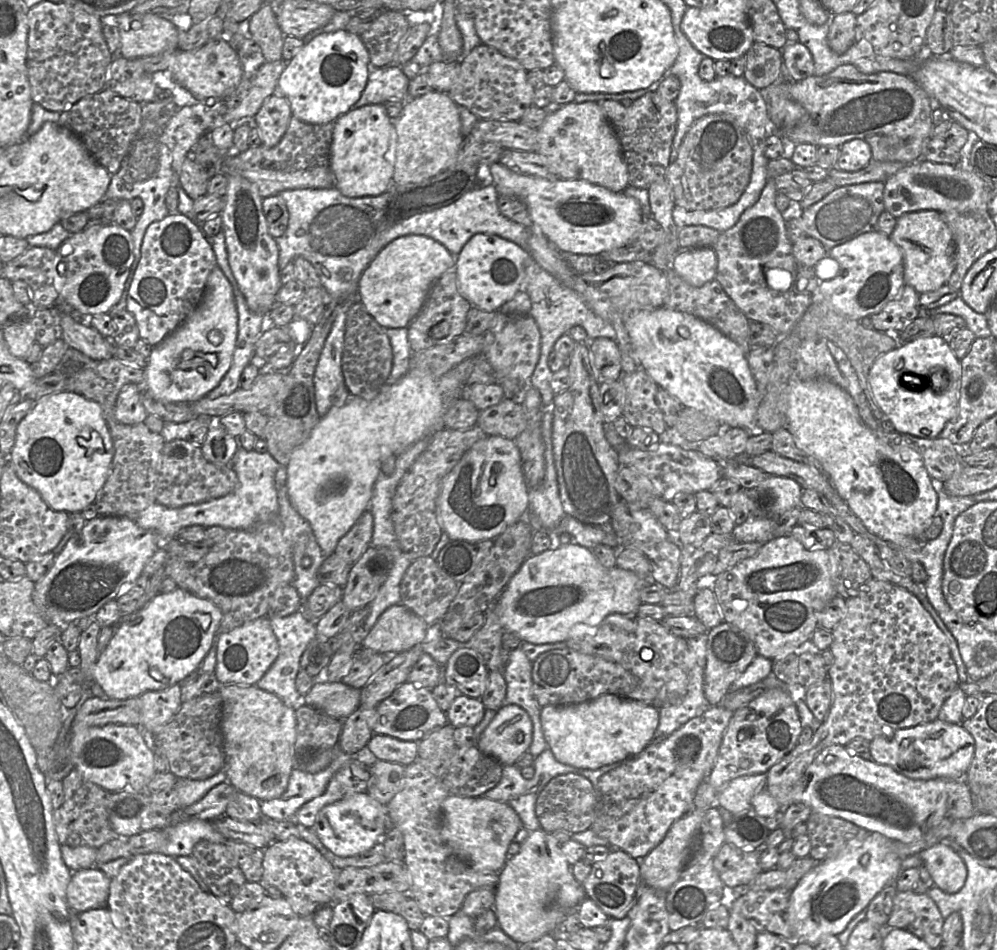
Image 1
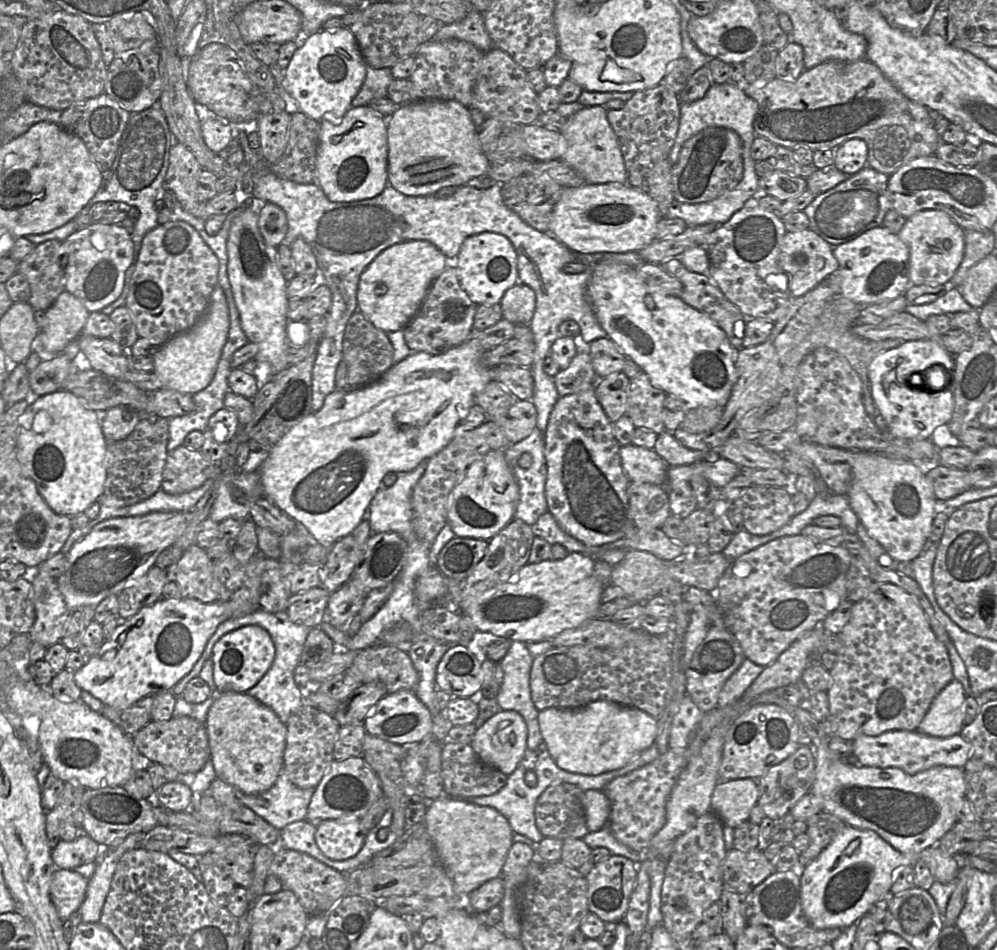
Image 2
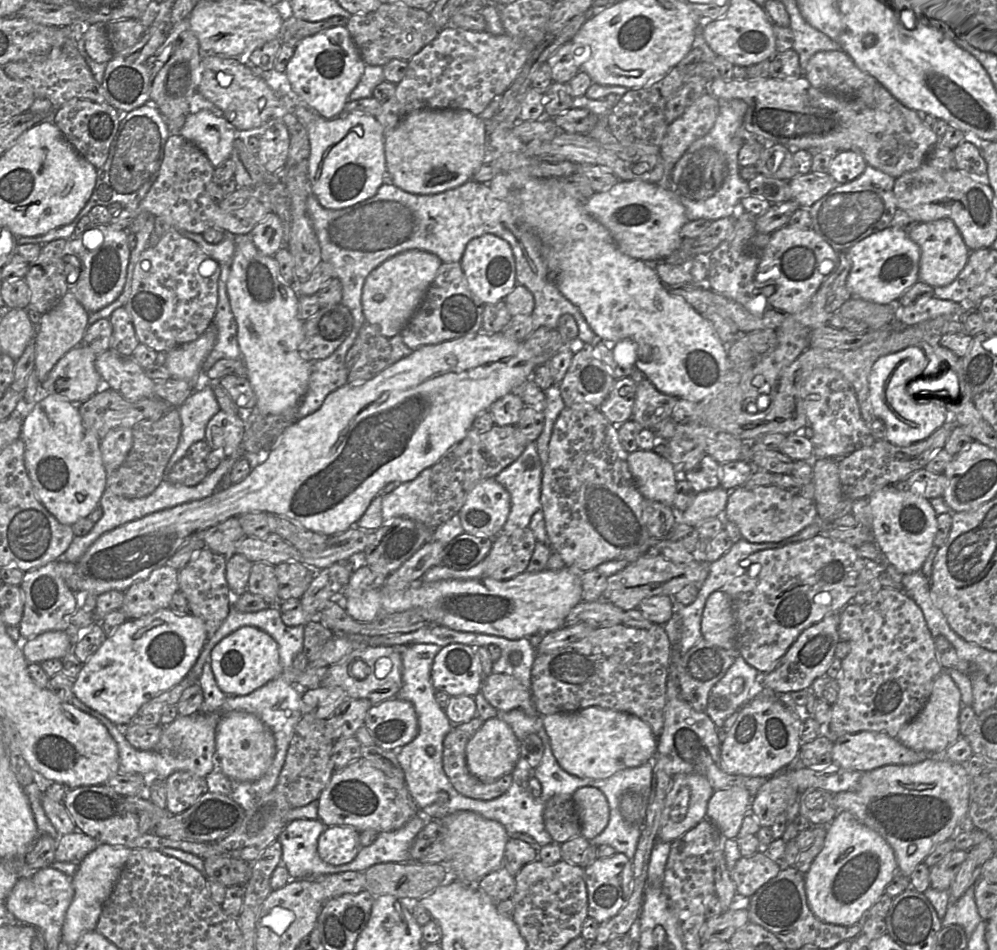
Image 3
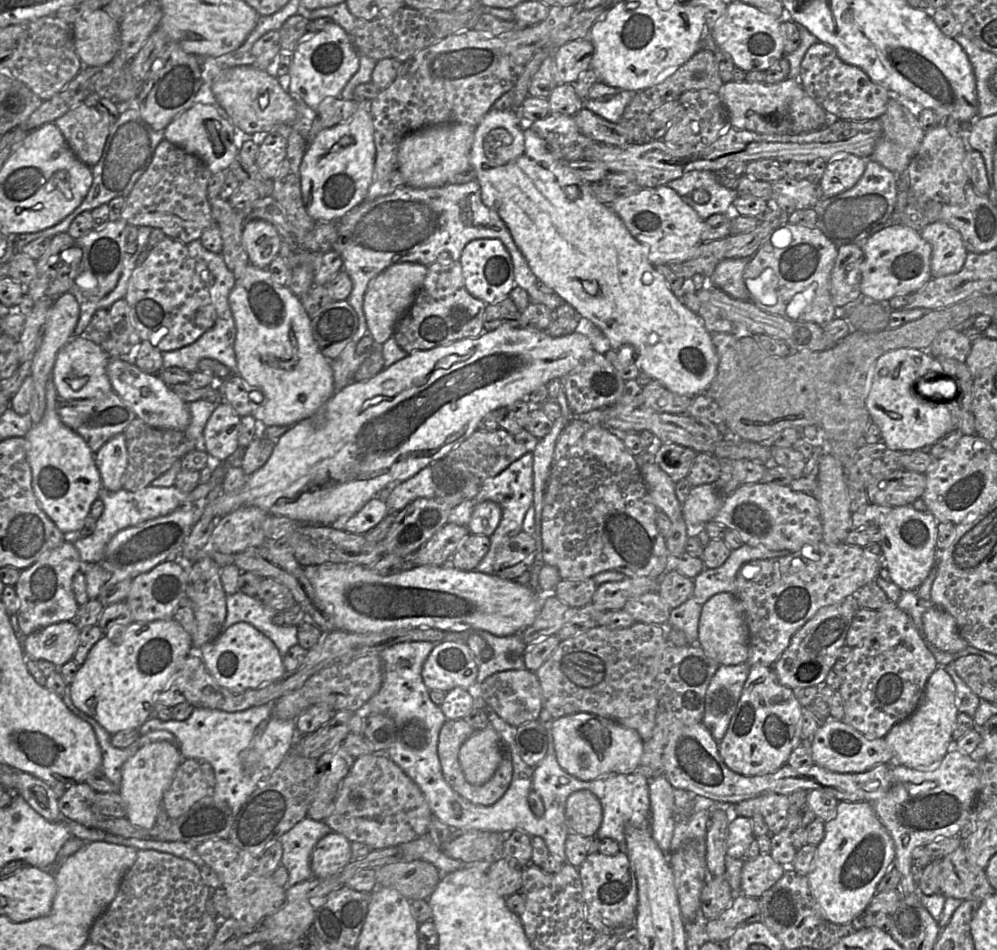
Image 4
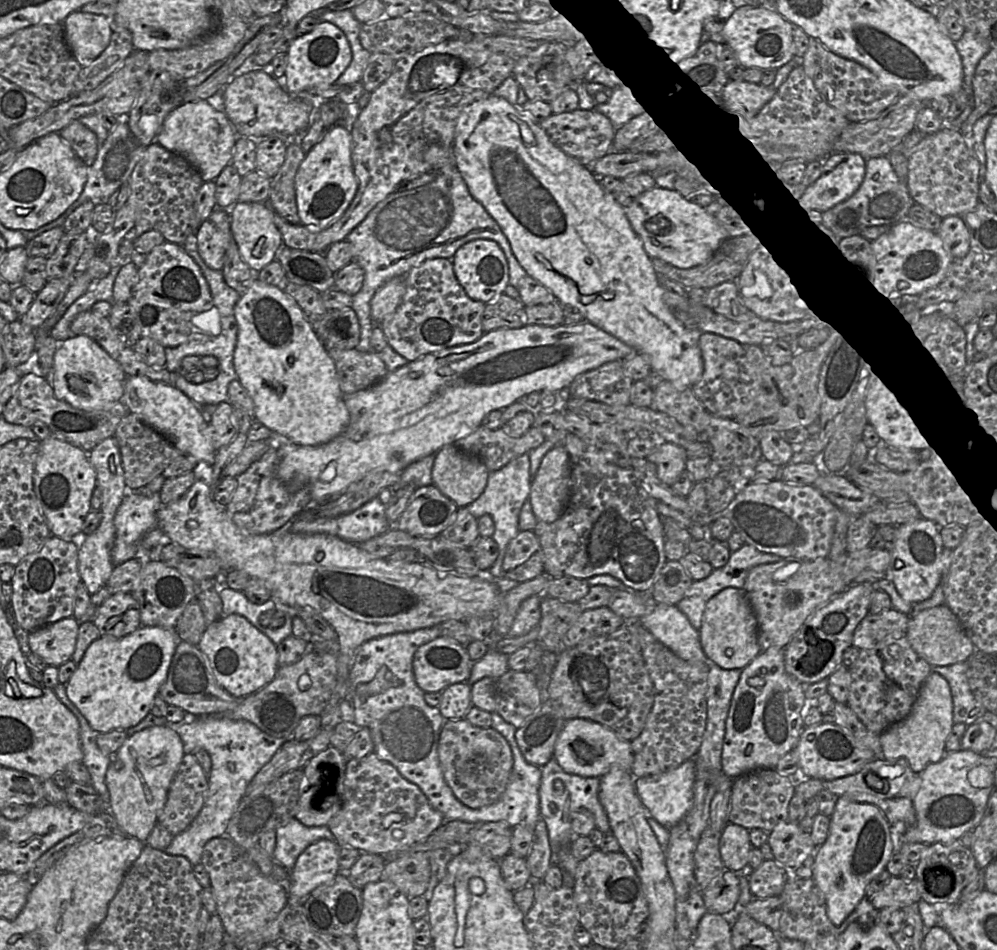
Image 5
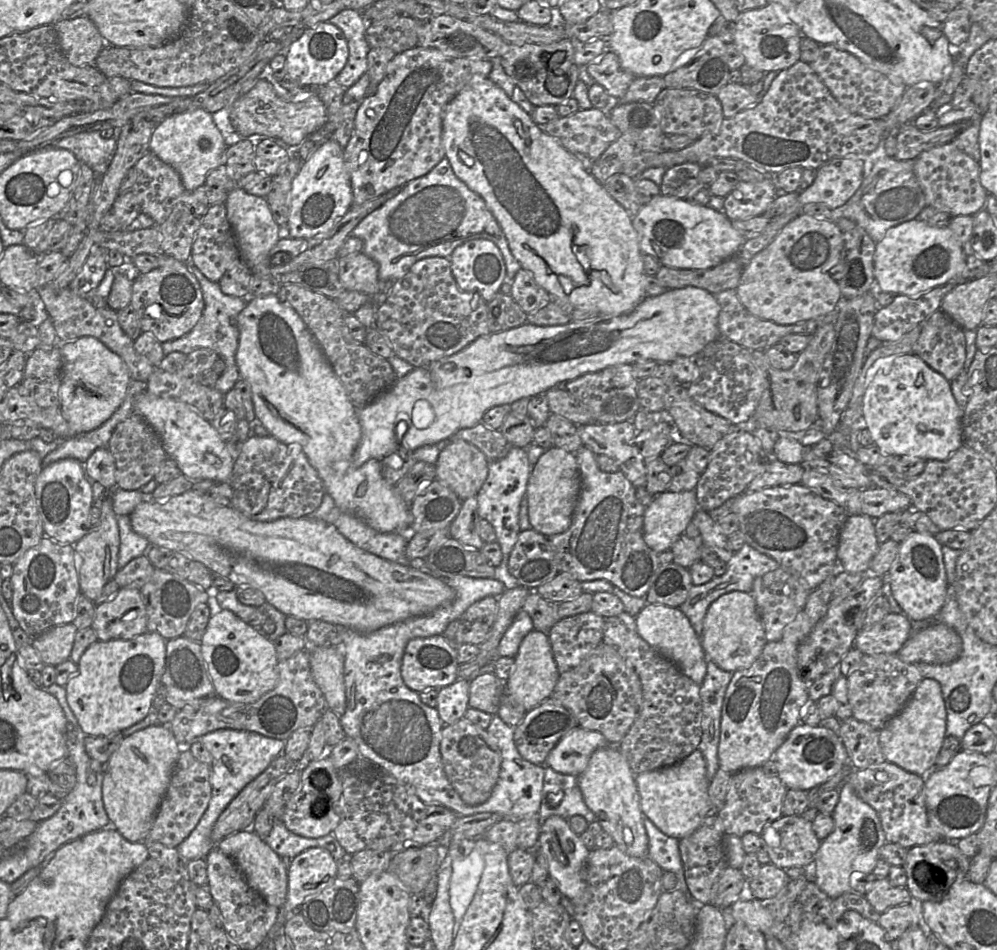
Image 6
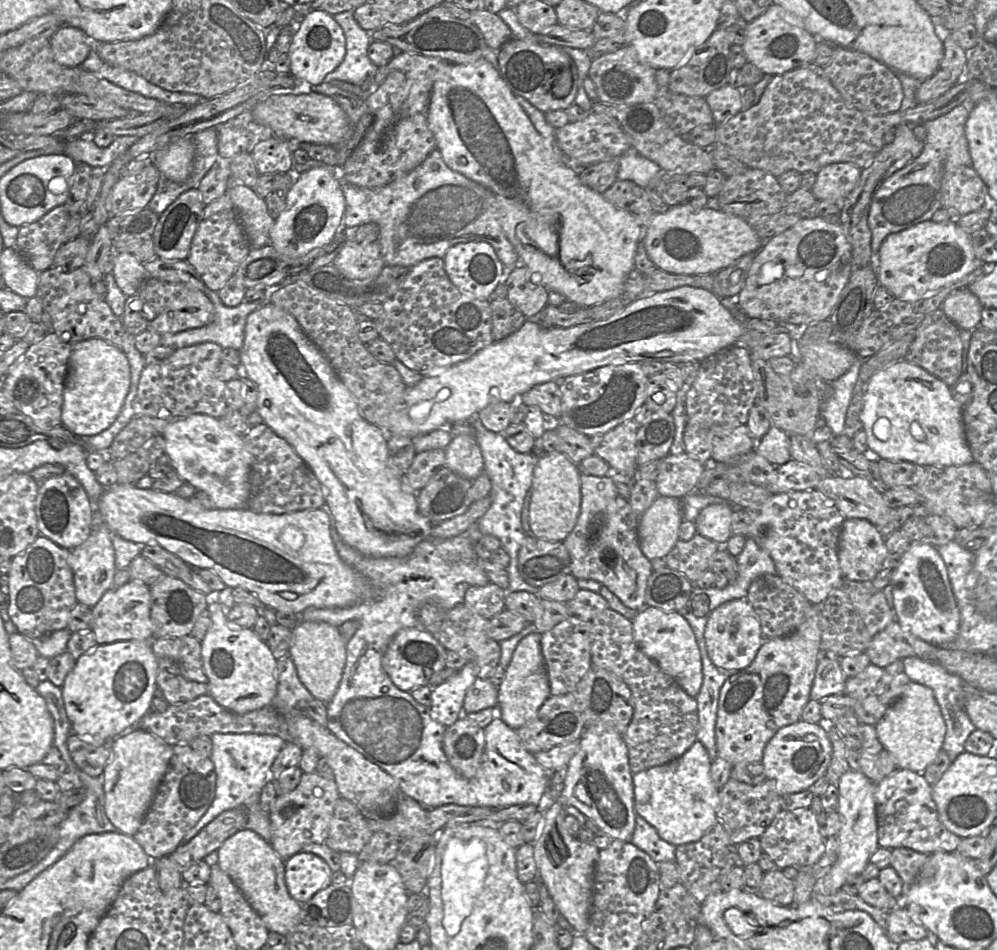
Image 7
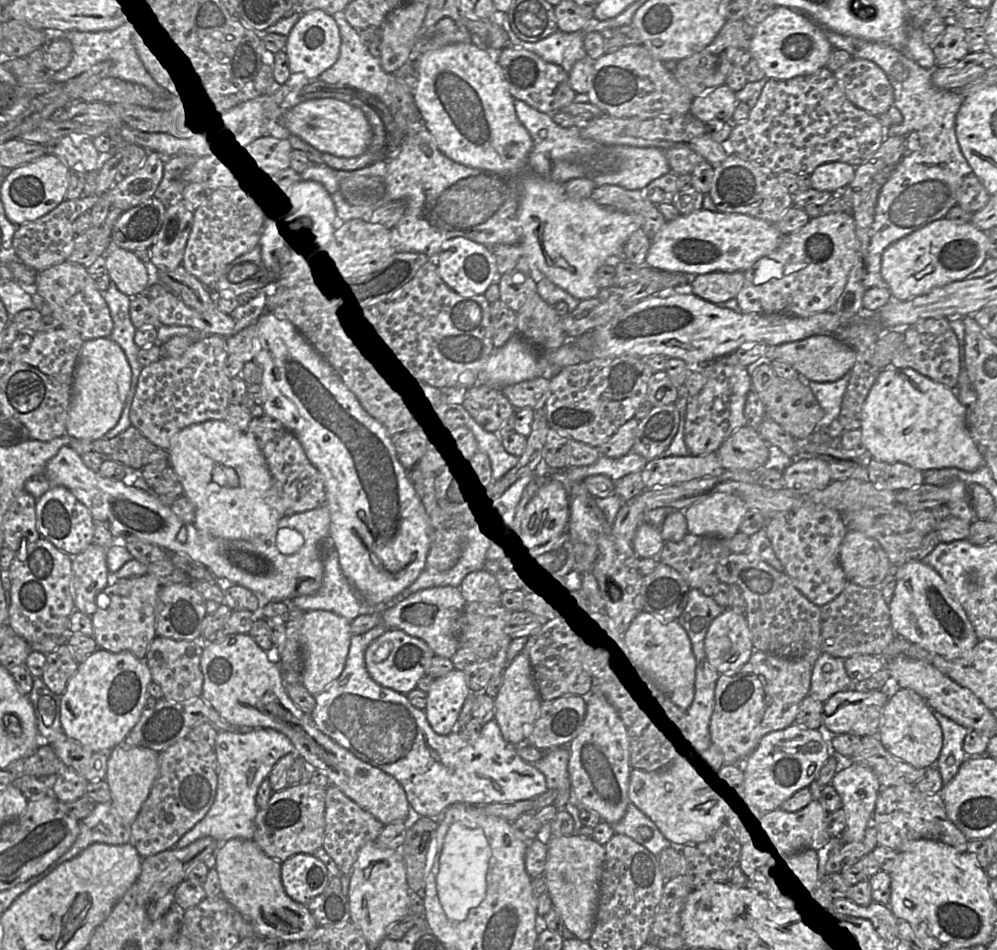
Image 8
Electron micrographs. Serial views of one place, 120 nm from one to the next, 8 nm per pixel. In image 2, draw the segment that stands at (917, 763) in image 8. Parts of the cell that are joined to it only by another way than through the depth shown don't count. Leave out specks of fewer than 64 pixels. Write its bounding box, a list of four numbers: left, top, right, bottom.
[917,679,965,738]

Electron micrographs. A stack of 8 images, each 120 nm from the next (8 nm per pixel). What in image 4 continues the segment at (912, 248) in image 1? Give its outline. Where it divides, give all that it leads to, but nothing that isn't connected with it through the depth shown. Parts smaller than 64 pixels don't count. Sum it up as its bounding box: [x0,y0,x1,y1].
[919,221,968,278]

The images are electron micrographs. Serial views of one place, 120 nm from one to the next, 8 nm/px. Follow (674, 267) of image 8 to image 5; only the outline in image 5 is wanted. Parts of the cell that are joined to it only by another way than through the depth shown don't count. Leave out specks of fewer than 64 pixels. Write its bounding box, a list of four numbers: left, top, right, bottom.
[624,186,727,269]

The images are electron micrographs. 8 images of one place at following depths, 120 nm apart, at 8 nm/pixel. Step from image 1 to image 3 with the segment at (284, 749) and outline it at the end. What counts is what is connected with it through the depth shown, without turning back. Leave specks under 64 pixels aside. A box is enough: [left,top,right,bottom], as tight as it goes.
[215,711,275,782]

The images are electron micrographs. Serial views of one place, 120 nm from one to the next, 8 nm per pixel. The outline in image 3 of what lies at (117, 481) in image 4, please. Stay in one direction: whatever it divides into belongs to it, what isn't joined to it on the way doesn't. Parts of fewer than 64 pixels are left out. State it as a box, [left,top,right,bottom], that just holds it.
[100,427,132,473]

